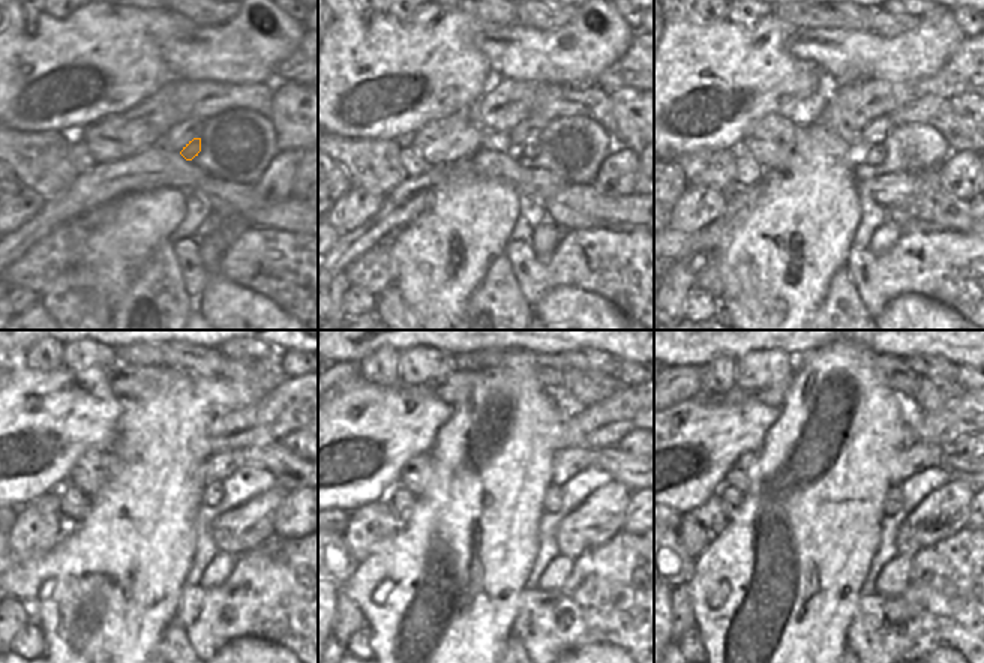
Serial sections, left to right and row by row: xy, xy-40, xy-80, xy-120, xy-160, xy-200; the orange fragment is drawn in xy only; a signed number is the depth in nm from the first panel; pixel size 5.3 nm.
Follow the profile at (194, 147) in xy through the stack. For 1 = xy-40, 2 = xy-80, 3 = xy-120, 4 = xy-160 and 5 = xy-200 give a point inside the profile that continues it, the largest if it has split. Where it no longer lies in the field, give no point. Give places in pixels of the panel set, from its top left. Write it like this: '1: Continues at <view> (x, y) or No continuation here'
1: Continues at xy-40 (531, 149)
2: Continues at xy-80 (876, 153)
3: Continues at xy-120 (212, 495)
4: Continues at xy-160 (552, 498)
5: Continues at xy-200 (894, 498)

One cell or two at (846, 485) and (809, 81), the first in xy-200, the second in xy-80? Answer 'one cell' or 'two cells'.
two cells

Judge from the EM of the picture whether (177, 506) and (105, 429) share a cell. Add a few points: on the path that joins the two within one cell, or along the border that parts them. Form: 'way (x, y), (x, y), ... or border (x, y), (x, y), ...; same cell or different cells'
border (122, 402), (117, 432), (110, 449); different cells

